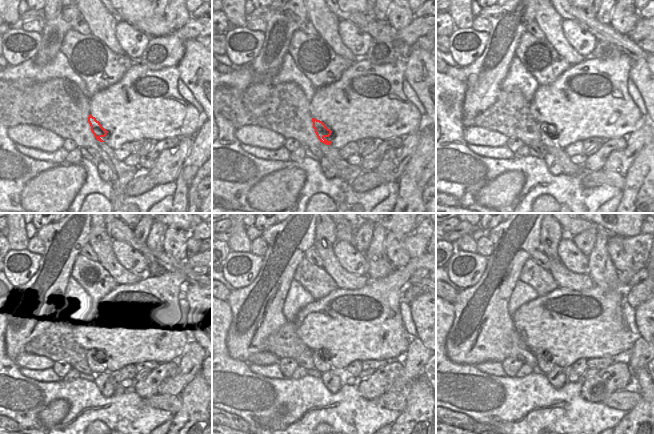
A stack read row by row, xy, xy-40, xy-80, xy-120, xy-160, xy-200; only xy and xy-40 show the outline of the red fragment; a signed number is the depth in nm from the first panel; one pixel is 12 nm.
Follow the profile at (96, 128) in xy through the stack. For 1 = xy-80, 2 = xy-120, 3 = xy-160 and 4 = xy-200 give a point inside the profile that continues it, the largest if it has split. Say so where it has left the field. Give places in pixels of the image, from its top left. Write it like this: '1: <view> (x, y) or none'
1: xy-80 (545, 130)
2: xy-120 (95, 358)
3: xy-160 (322, 366)
4: xy-200 (546, 367)

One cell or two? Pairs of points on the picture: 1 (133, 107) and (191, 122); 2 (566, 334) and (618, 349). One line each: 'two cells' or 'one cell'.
1: one cell
2: one cell

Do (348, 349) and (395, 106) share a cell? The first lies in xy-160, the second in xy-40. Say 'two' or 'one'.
one

